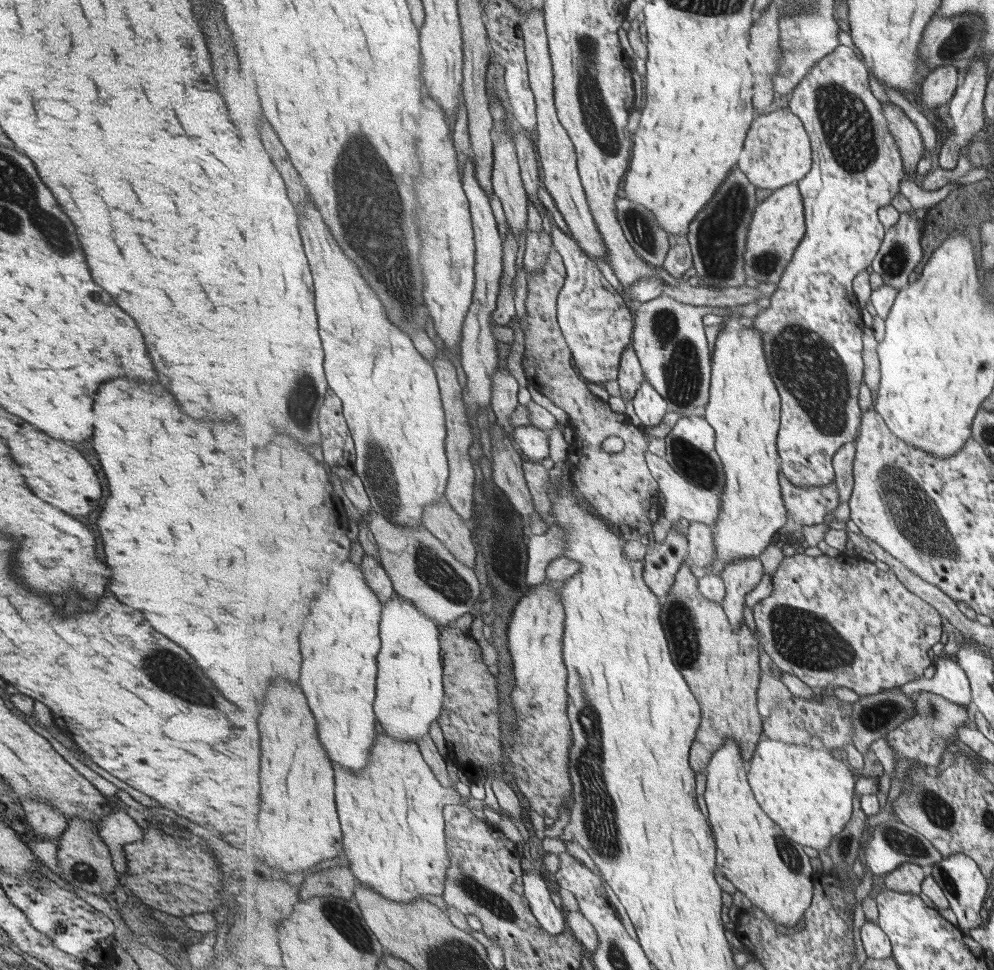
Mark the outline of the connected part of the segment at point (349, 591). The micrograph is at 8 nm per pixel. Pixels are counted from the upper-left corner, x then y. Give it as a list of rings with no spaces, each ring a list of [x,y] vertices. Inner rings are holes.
[[[343,562],[343,564],[335,564],[333,566],[333,576],[331,576],[331,582],[329,586],[319,592],[319,602],[315,602],[315,606],[311,608],[311,618],[307,618],[307,630],[303,630],[301,638],[303,638],[303,678],[301,678],[301,688],[305,690],[309,702],[311,702],[311,710],[315,712],[315,718],[319,722],[319,738],[324,744],[325,750],[329,753],[329,758],[333,760],[333,763],[338,762],[354,772],[360,772],[362,768],[366,768],[368,762],[370,762],[370,756],[372,755],[372,748],[376,745],[376,738],[378,738],[378,716],[374,709],[374,704],[377,697],[378,690],[378,656],[381,652],[382,646],[382,607],[383,604],[379,600],[378,594],[367,584],[364,572],[361,565],[354,564],[353,562]]]

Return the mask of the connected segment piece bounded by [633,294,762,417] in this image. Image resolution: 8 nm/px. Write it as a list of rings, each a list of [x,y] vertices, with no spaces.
[[[665,294],[639,305],[635,312],[633,344],[639,355],[645,380],[665,398],[671,412],[680,412],[685,417],[706,415],[711,389],[712,356],[703,324],[705,314],[715,314],[723,318],[739,315],[753,323],[761,309],[753,302],[727,308],[693,306]]]

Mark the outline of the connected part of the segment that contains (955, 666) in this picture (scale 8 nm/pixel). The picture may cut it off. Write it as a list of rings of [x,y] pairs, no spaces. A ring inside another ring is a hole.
[[[939,655],[935,661],[933,677],[917,678],[905,686],[900,686],[899,691],[909,697],[915,697],[920,691],[934,692],[961,706],[967,706],[973,700],[970,678],[955,656]]]

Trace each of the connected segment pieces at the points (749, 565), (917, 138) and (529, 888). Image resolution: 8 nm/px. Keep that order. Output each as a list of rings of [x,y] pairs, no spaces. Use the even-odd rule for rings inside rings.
[[[751,557],[748,560],[727,564],[721,575],[727,587],[727,596],[722,605],[734,629],[738,629],[743,622],[745,596],[761,582],[761,578],[765,576],[765,570],[758,557]]]
[[[892,103],[884,104],[884,113],[890,122],[891,134],[896,138],[902,152],[906,171],[917,170],[917,164],[923,160],[926,148],[925,141],[917,125],[907,116],[907,113]]]
[[[531,870],[524,874],[524,896],[529,899],[531,910],[547,934],[555,936],[569,930],[566,911],[553,902],[552,886],[540,870]]]

